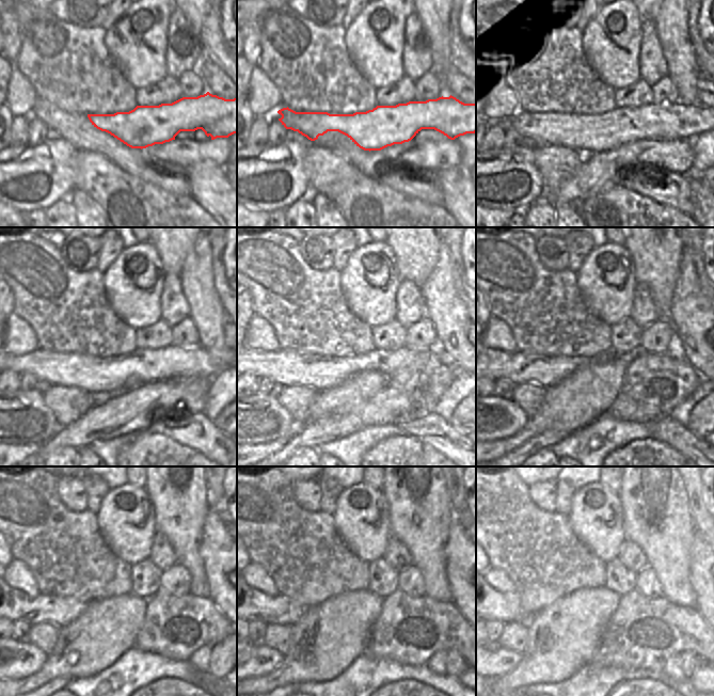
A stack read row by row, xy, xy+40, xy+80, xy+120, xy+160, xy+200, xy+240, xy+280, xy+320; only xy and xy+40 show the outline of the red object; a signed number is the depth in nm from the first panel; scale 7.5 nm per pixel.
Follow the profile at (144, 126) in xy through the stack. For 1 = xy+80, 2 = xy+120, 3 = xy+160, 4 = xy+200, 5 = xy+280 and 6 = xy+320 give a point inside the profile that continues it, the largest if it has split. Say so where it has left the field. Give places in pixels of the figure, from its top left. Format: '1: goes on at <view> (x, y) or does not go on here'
1: goes on at xy+80 (586, 133)
2: goes on at xy+120 (95, 375)
3: goes on at xy+160 (287, 367)
4: goes on at xy+200 (520, 367)
5: goes on at xy+280 (280, 610)
6: goes on at xy+320 (497, 607)

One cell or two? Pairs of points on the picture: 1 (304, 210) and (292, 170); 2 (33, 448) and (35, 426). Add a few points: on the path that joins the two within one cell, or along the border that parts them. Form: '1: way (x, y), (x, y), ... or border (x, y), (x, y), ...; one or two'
1: border (306, 196), (295, 201), (284, 210); two
2: border (11, 444), (36, 443), (42, 445); two

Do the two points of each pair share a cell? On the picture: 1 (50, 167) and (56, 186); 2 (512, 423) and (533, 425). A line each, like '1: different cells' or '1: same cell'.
1: same cell
2: different cells

